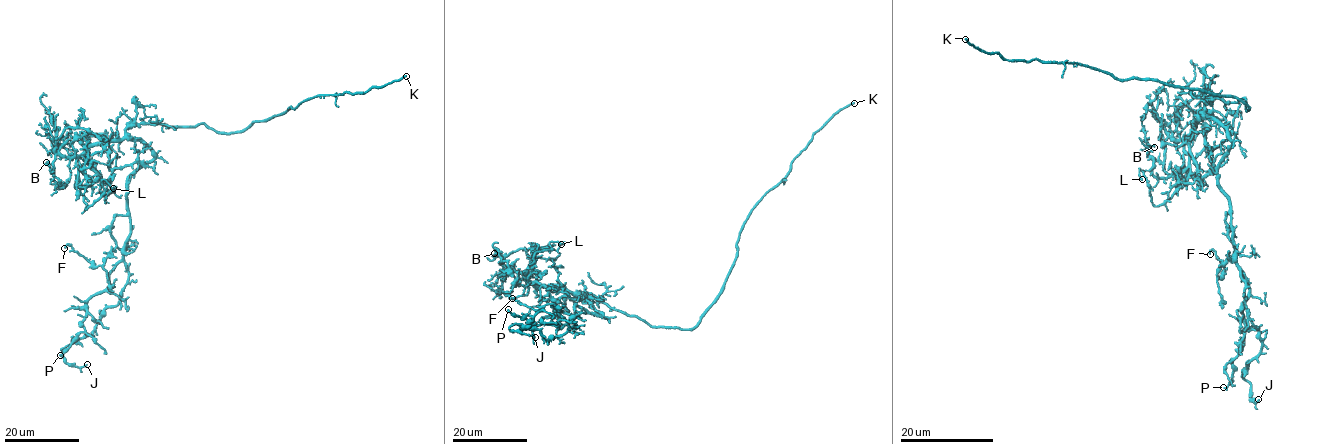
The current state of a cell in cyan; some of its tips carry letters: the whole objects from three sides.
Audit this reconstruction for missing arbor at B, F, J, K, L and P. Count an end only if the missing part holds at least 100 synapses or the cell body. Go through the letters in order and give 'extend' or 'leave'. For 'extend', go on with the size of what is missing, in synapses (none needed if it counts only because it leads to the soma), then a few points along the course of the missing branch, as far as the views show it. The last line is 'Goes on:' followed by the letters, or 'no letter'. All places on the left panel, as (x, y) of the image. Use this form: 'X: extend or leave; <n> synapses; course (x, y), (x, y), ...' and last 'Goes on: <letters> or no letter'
B: leave
F: leave
J: leave
K: extend; course (406, 76), (417, 70), (425, 61), (426, 67)
L: leave
P: leave
Goes on: K

